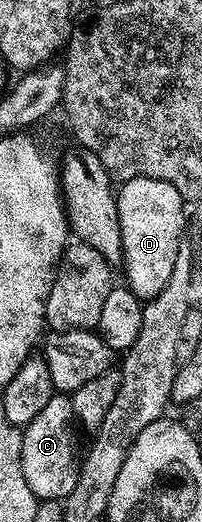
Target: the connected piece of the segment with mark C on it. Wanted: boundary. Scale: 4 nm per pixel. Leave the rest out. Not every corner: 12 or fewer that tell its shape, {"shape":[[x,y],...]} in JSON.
{"shape":[[69,395],[21,429],[19,464],[39,501],[72,494],[80,467]]}

